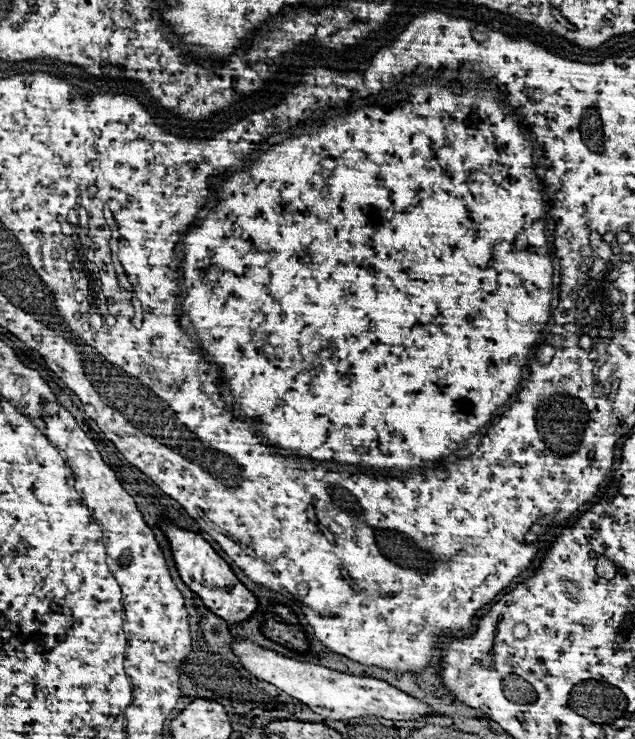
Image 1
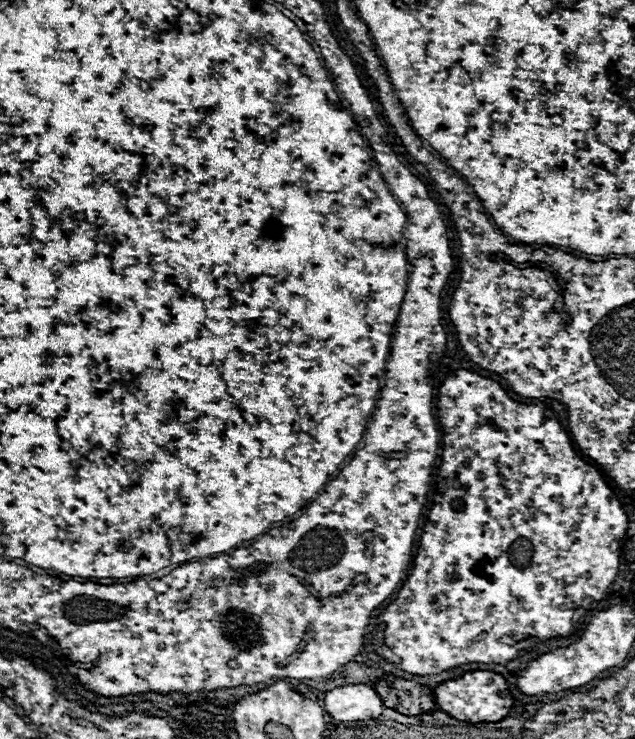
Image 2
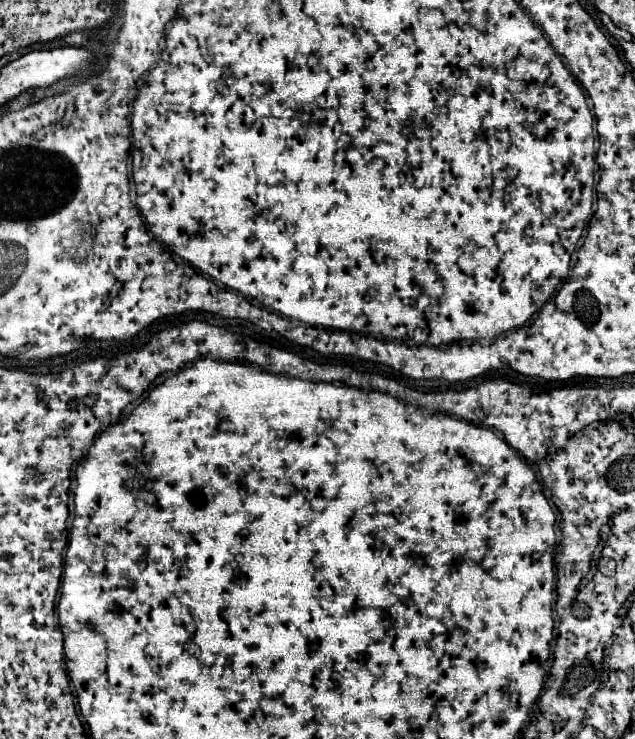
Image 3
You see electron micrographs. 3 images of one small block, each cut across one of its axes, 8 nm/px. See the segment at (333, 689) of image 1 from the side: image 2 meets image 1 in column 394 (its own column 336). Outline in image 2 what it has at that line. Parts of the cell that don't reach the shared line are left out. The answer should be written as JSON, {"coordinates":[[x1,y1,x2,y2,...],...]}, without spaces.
{"coordinates":[[346,684,326,692,324,710,338,722,362,722,380,718,384,702,366,684]]}

